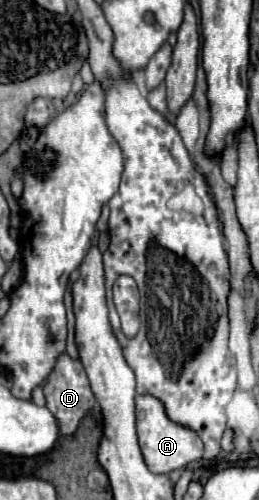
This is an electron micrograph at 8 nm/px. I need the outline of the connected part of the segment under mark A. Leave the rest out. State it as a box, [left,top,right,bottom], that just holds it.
[135,395,203,473]

